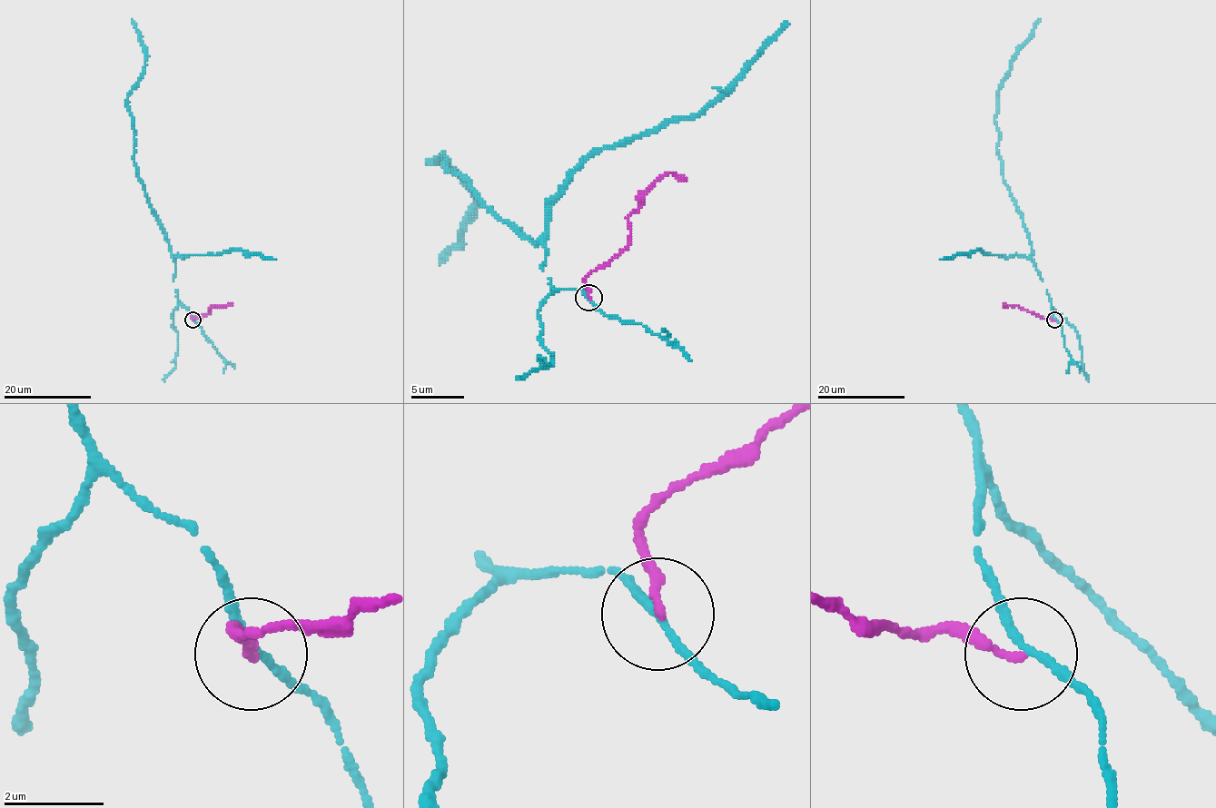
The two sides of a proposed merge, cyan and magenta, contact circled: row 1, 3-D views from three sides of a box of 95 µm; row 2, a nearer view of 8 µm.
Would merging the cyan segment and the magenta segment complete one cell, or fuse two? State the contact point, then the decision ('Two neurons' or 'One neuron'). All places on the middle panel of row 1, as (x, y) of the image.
Place: (588, 298). Two neurons

